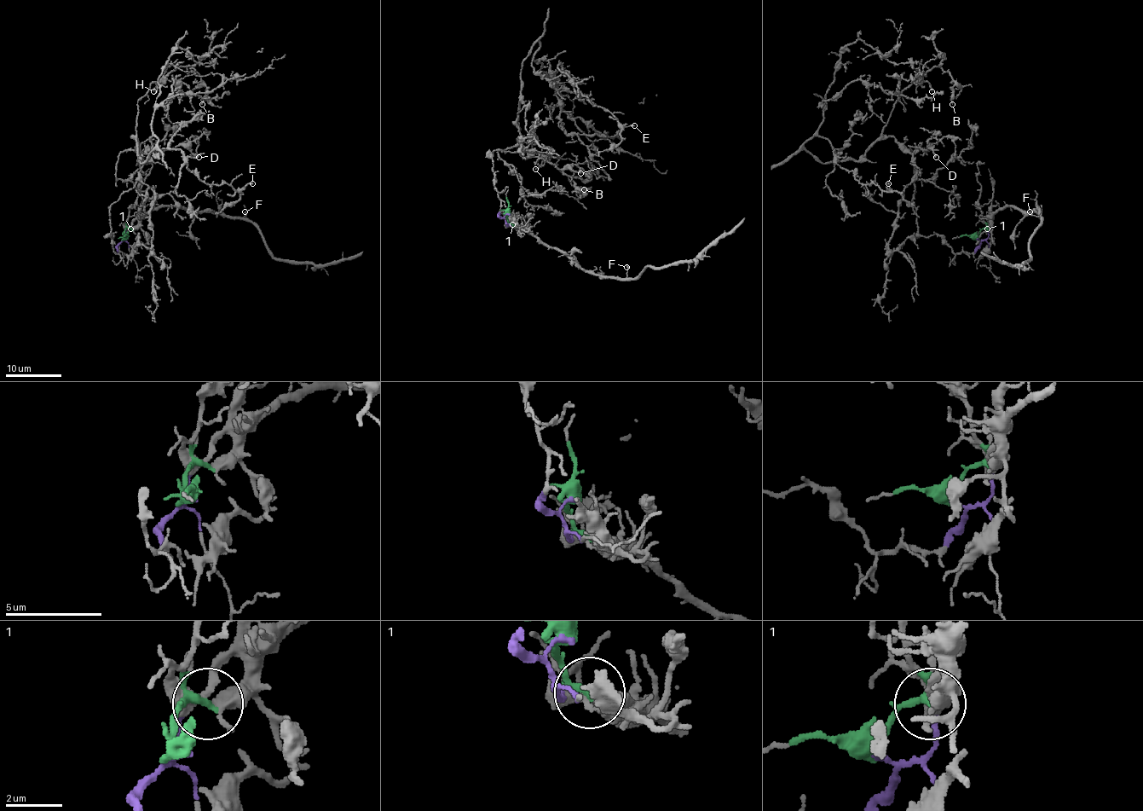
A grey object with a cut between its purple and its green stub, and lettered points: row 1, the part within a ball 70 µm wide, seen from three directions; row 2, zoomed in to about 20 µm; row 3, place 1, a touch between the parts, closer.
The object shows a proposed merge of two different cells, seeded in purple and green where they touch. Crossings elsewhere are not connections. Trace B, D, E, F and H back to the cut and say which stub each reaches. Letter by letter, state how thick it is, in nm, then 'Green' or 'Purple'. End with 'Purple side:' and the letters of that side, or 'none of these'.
B: Thickness 140 nm. Purple
D: Thickness 180 nm. Purple
E: Thickness 150 nm. Purple
F: Thickness 120 nm. Green
H: Thickness 140 nm. Purple
Purple side: B, D, E, H

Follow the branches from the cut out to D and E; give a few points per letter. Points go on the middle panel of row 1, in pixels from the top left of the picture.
D: (507, 215), (499, 215), (492, 158), (496, 149), (529, 149), (560, 169), (580, 173)
E: (507, 215), (492, 153), (529, 149), (516, 118), (538, 41), (536, 73), (565, 72), (635, 126)

